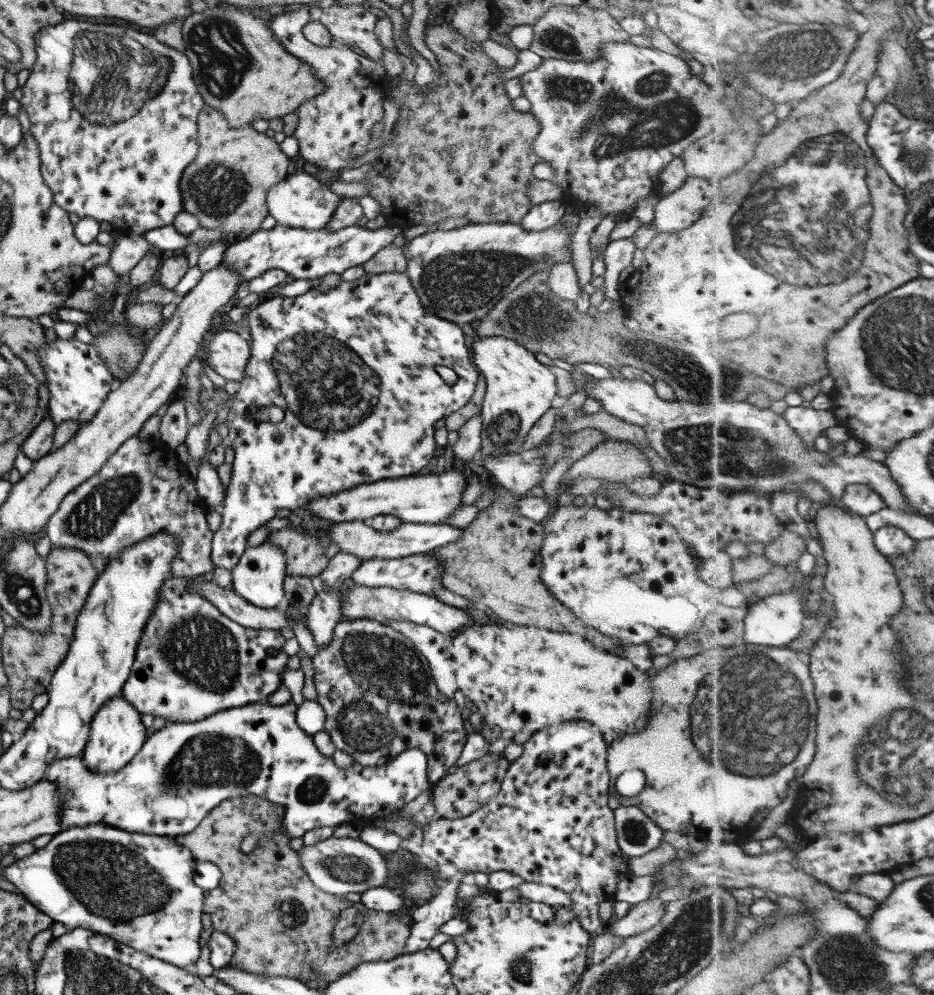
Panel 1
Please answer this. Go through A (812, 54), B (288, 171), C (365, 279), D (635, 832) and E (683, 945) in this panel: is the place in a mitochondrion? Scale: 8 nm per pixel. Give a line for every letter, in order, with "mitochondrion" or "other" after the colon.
A: mitochondrion
B: other
C: other
D: mitochondrion
E: mitochondrion

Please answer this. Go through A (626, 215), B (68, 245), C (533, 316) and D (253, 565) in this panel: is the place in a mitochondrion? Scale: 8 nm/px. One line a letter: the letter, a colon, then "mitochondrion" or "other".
A: other
B: other
C: mitochondrion
D: other

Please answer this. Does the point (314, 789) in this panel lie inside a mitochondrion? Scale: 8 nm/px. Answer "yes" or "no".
yes

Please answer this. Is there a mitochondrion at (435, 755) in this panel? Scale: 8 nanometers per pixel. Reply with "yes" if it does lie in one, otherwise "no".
no

